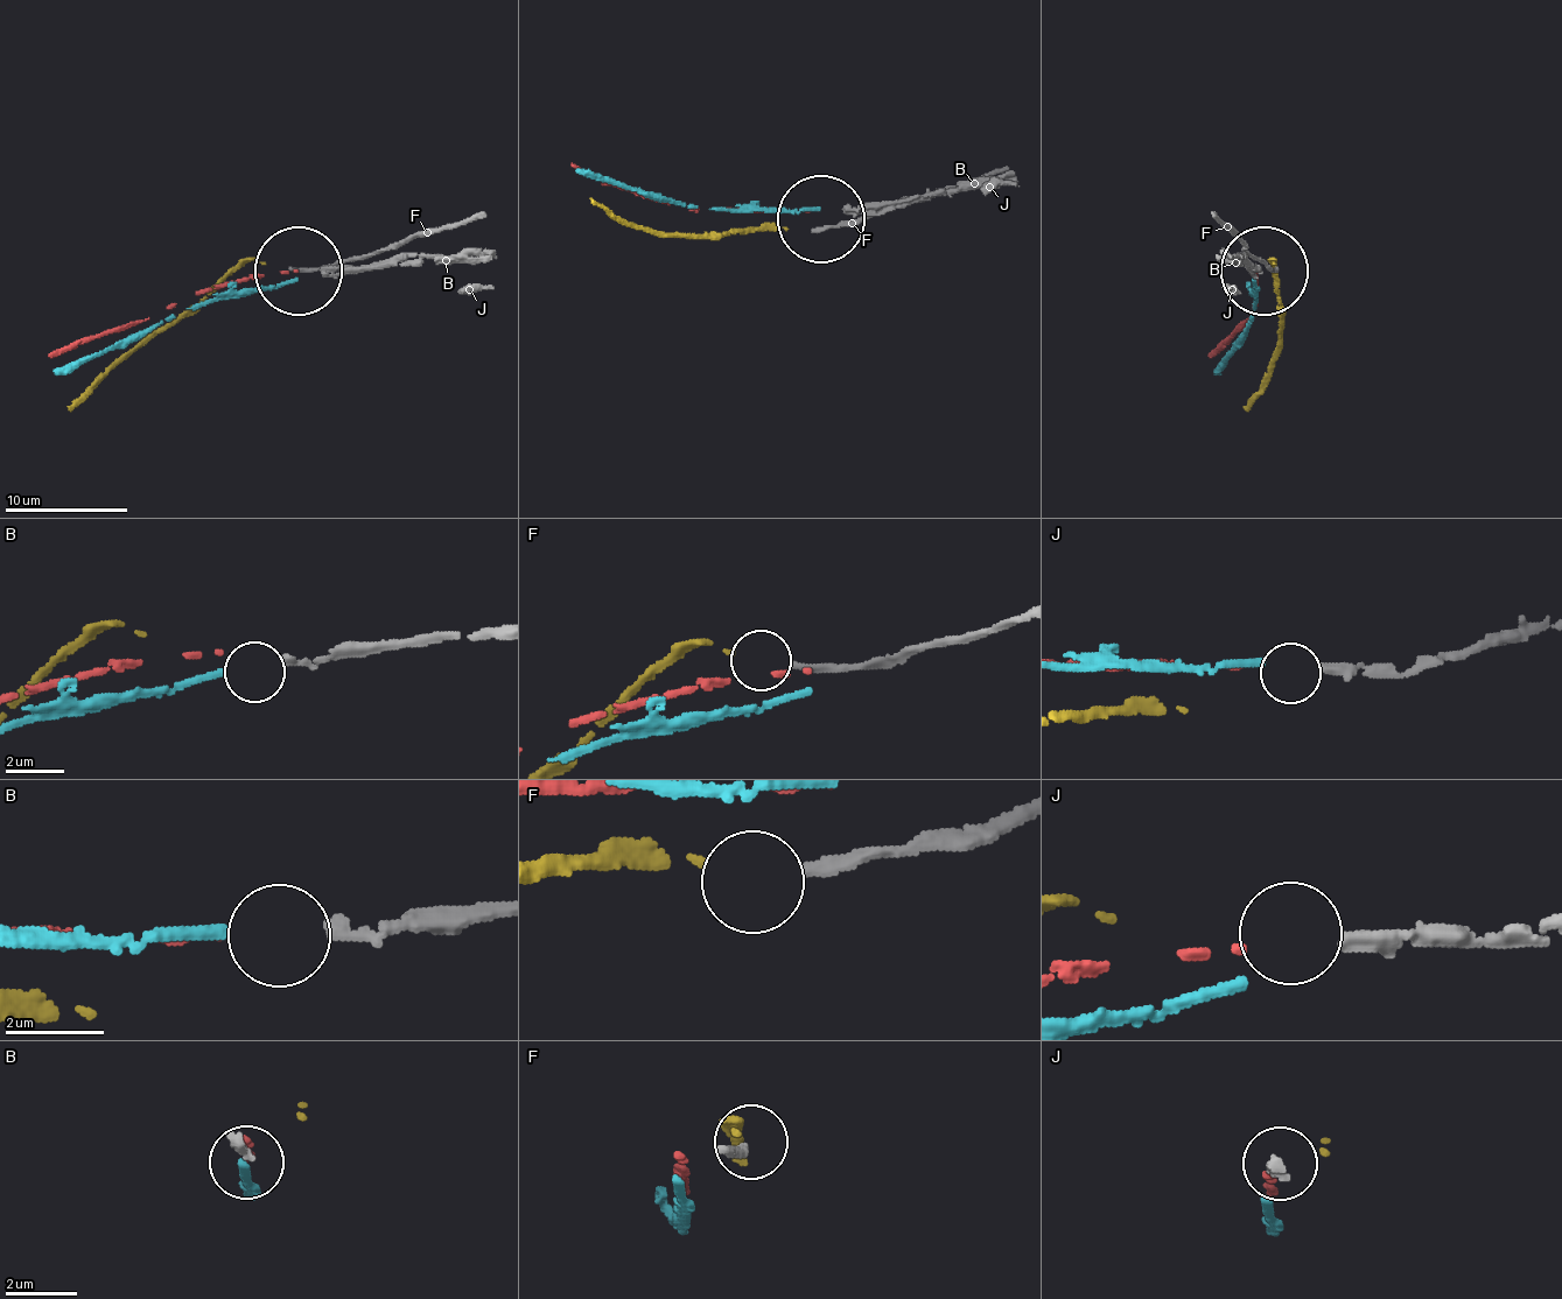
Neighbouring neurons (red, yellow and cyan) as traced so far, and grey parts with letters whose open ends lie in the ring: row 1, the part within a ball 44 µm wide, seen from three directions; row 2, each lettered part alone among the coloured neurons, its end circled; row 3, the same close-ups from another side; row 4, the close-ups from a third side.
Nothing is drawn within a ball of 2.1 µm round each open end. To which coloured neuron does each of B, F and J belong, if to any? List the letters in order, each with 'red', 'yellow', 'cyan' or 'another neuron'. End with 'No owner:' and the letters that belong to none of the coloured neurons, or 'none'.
B: cyan
F: yellow
J: red
No owner: none

